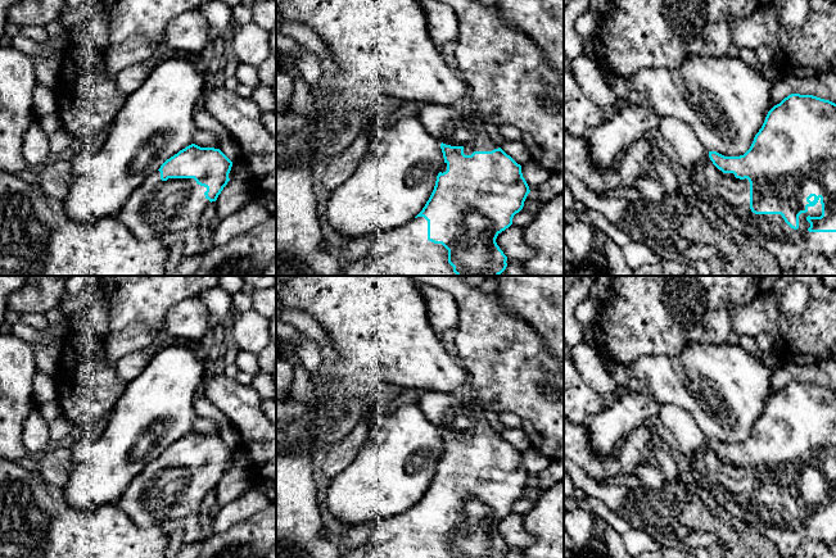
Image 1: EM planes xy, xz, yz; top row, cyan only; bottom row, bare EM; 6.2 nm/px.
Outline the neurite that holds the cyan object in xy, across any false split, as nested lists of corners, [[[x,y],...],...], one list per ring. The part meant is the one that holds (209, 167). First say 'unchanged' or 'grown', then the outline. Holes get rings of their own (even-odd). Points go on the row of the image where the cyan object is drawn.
grown; [[[191,144],[152,173],[131,194],[116,217],[141,241],[162,237],[166,232],[198,227],[205,208],[217,200],[230,181],[231,167],[232,162],[220,149]]]

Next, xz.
grown; [[[425,104],[416,115],[426,132],[442,142],[444,164],[434,190],[412,221],[379,232],[367,254],[348,264],[343,276],[500,276],[507,267],[507,257],[496,239],[512,224],[514,216],[523,209],[530,192],[521,165],[489,139],[485,122],[473,112],[462,113],[453,106]]]

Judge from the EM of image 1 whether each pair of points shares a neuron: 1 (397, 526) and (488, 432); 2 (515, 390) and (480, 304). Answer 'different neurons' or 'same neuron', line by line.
1: same neuron
2: same neuron

